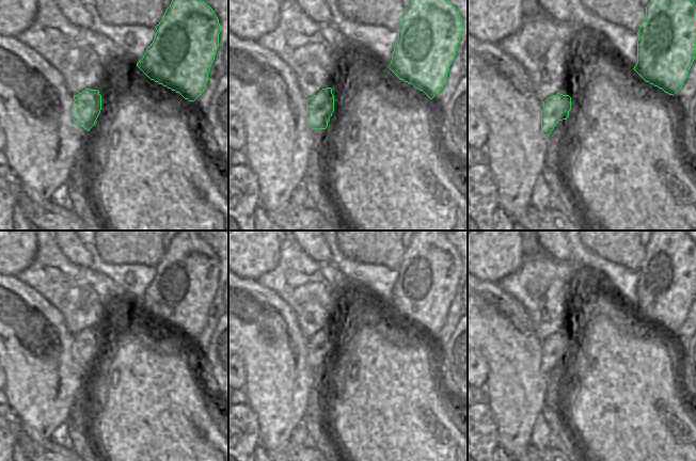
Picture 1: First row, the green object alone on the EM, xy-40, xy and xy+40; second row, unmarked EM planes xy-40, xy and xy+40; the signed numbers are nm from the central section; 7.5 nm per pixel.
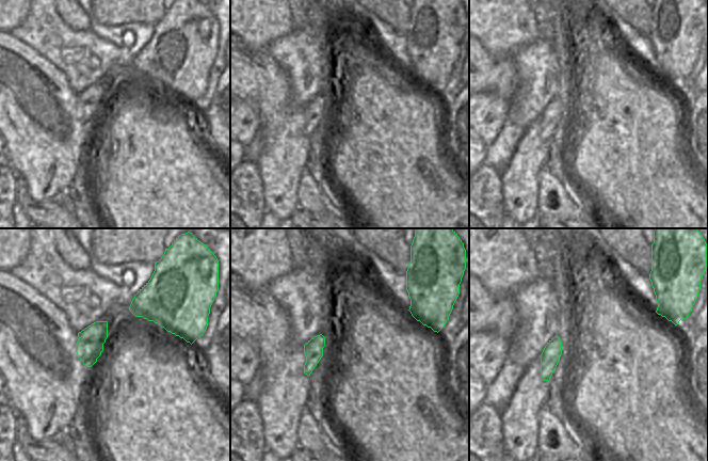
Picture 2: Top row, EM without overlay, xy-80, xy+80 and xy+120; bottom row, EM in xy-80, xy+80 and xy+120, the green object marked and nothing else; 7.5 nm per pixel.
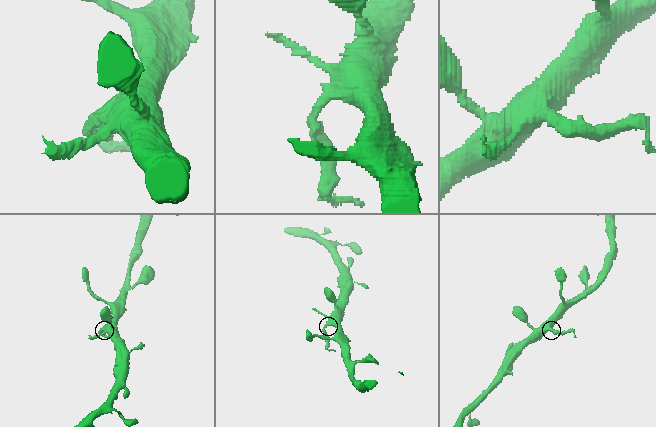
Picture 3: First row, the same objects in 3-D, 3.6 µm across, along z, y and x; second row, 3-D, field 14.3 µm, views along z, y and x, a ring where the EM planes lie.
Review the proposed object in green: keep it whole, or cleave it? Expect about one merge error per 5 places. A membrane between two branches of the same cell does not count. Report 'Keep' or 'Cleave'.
Cleave.

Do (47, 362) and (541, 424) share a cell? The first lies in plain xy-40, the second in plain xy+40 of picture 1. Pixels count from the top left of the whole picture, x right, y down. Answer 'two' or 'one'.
two

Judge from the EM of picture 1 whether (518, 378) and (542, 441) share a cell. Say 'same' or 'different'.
different

